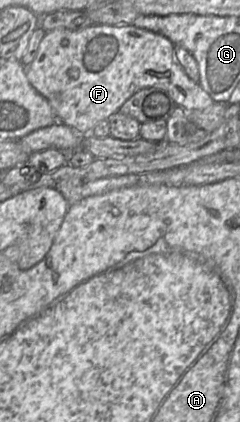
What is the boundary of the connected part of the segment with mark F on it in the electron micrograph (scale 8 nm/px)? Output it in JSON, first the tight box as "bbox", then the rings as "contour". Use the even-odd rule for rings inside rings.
{"bbox":[25,25,214,135],"contour":[[[92,25],[81,30],[58,28],[45,34],[35,59],[25,66],[25,73],[33,88],[48,100],[58,122],[90,135],[97,124],[117,113],[132,95],[145,88],[166,90],[177,106],[187,110],[205,109],[214,103],[199,83],[187,76],[174,56],[174,49],[165,36],[134,25]]]}

